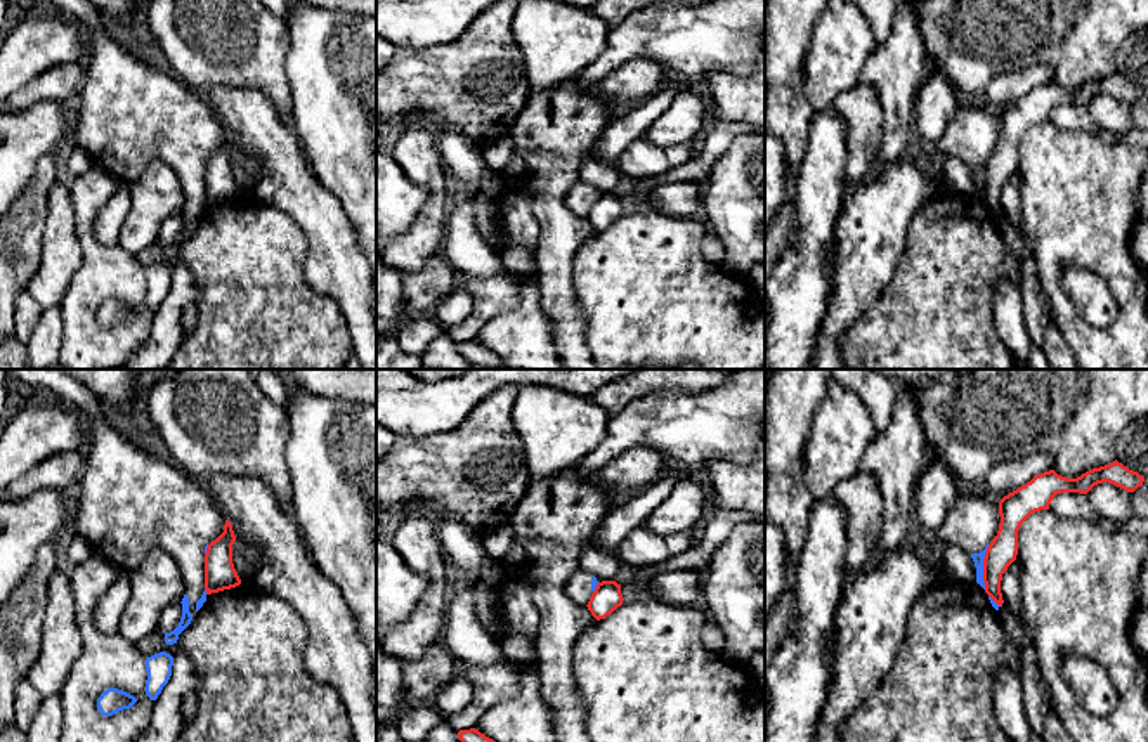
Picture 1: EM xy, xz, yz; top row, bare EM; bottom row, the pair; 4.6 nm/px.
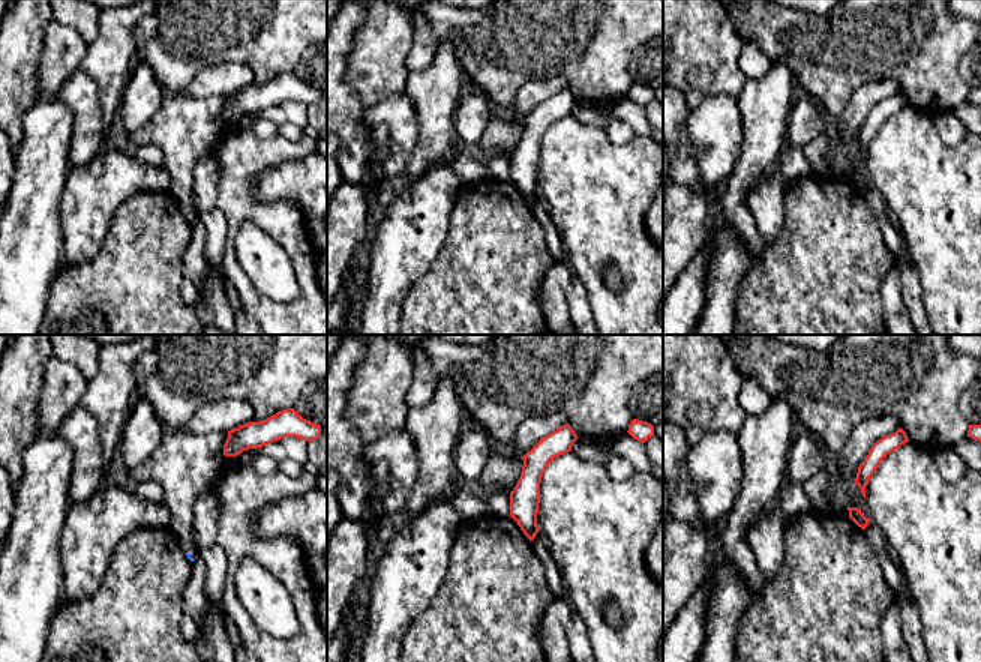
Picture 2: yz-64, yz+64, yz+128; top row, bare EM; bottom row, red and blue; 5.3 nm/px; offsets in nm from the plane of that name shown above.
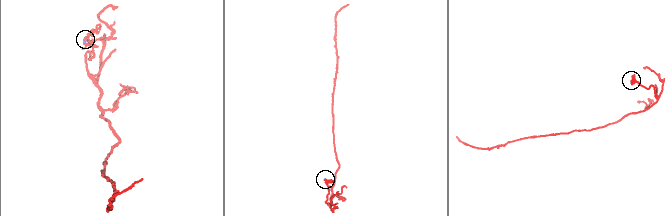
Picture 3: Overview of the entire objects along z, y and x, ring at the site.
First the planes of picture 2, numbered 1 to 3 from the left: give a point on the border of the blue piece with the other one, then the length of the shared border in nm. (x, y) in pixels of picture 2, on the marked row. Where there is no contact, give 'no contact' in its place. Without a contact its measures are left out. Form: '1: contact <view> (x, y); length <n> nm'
1: no contact
2: no contact
3: no contact

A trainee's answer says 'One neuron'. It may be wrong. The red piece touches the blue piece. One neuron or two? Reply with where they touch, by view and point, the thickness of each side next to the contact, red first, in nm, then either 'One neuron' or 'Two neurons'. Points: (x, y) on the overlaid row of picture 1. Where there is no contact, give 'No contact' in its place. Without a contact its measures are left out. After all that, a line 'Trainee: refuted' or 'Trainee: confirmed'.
Touches red at yz (984, 567). Thickness 140 nm (red) against 50 nm. Two neurons
Trainee: refuted

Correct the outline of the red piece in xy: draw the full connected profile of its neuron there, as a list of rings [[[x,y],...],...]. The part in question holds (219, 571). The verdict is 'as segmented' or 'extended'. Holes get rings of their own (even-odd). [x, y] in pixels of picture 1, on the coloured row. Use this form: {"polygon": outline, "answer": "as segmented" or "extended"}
{"polygon": [[[225,520],[224,532],[208,544],[205,553],[206,595],[231,589],[241,584],[232,563],[232,544],[236,541],[232,525]]], "answer": "as segmented"}

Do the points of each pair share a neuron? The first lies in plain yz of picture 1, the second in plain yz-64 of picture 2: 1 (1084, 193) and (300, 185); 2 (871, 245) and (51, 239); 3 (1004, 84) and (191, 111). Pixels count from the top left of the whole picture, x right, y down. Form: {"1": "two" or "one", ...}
{"1": "two", "2": "two", "3": "two"}

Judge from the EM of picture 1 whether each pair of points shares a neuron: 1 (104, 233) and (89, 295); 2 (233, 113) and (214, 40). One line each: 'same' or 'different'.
1: different
2: different

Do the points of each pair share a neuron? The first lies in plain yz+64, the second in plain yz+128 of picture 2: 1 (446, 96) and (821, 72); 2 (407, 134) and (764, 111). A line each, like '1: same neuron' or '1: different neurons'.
1: different neurons
2: different neurons

